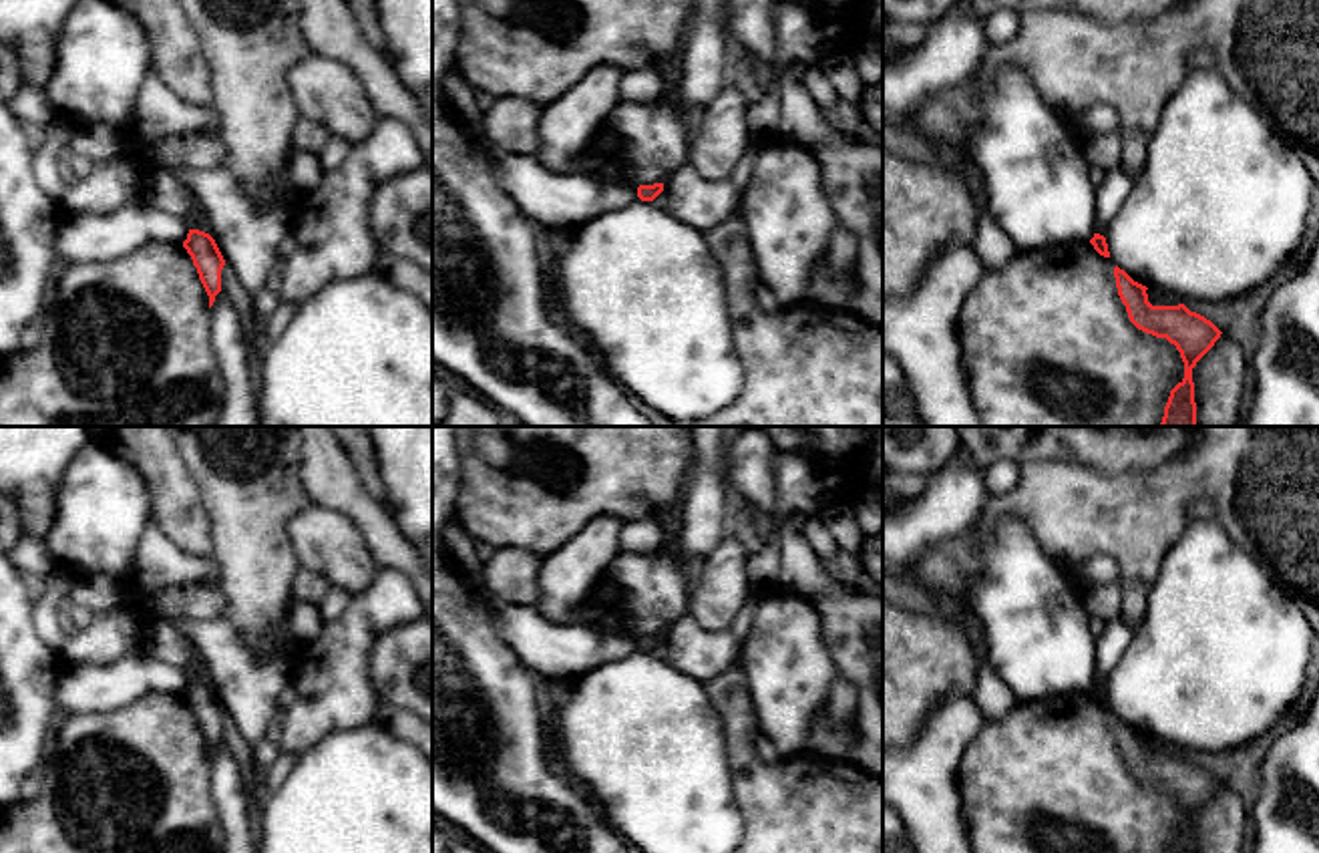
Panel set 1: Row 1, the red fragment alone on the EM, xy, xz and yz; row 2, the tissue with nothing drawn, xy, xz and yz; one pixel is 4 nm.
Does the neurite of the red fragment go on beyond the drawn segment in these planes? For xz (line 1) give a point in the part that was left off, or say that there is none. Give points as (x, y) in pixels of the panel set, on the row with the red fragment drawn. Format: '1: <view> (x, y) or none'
1: none

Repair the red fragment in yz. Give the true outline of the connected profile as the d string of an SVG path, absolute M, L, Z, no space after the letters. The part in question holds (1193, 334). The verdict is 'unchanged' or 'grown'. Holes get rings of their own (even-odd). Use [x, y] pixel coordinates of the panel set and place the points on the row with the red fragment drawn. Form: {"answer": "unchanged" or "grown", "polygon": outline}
{"answer": "unchanged", "polygon": "M1114 268L1116 288L1130 322L1156 338L1176 346L1184 362L1184 378L1170 390L1160 426L1196 426L1192 368L1220 338L1220 330L1184 304L1152 306L1146 286L1134 282L1124 270Z"}

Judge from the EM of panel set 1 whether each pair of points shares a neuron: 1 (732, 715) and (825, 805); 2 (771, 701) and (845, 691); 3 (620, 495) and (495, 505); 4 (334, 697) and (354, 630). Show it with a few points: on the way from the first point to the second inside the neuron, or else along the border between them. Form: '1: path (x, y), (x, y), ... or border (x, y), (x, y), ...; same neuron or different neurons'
1: path (740, 745), (742, 757), (795, 805); same neuron
2: border (839, 674), (825, 705); different neurons
3: path (590, 495), (572, 495), (563, 501), (525, 501); same neuron
4: path (334, 680), (334, 662), (342, 646); same neuron

